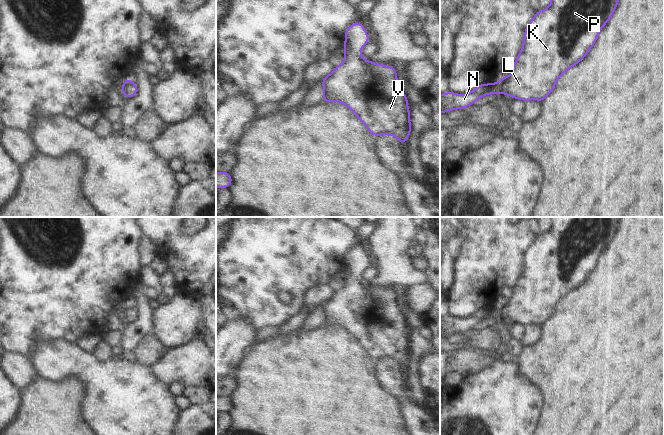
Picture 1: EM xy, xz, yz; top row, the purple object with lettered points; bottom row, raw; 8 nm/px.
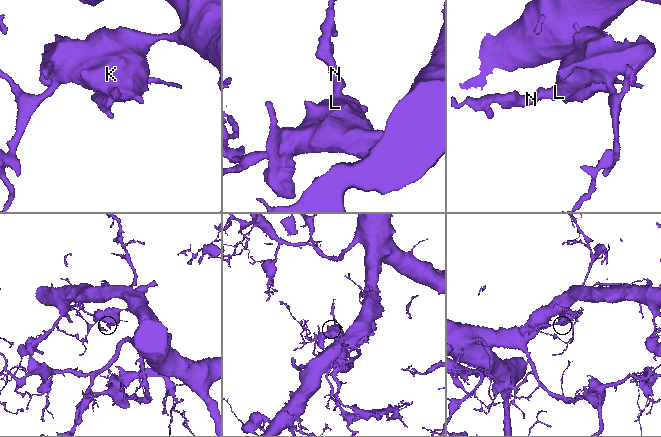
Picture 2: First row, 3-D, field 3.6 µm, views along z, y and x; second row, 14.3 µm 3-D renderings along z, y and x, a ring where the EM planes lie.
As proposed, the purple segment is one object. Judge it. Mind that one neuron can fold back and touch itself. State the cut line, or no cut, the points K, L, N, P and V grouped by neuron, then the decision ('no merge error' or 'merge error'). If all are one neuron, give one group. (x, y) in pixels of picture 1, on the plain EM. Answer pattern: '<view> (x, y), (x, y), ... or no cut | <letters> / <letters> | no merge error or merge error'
no cut | K L N P V | no merge error

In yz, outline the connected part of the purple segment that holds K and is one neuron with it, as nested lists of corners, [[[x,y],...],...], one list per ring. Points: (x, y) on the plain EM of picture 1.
[[[551,217],[550,230],[542,235],[537,235],[525,252],[523,271],[513,287],[512,297],[501,302],[498,307],[482,307],[466,319],[450,315],[440,319],[440,337],[464,333],[487,318],[501,317],[525,326],[532,323],[542,326],[553,315],[557,303],[570,291],[578,288],[594,270],[600,254],[612,241],[619,224],[620,217]]]

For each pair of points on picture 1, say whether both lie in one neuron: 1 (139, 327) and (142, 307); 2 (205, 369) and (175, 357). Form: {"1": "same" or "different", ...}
{"1": "same", "2": "same"}

